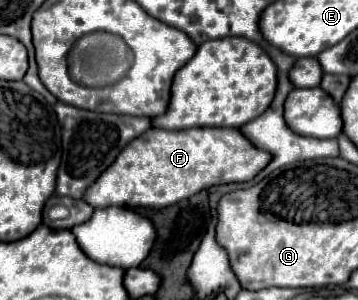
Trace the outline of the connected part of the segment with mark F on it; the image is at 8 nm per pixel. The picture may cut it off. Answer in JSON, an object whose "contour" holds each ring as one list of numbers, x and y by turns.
{"contour":[[150,128,148,132,144,132,144,136,132,140,128,148,124,148,124,152,120,152,114,164,106,168,106,172,96,180,96,184,92,184,92,188,88,188,84,200,94,208,106,208,112,204,128,208,136,206,166,208,216,184,252,180,260,170,264,170,270,164,270,160,272,154,256,148,238,128,188,128,188,130]]}

